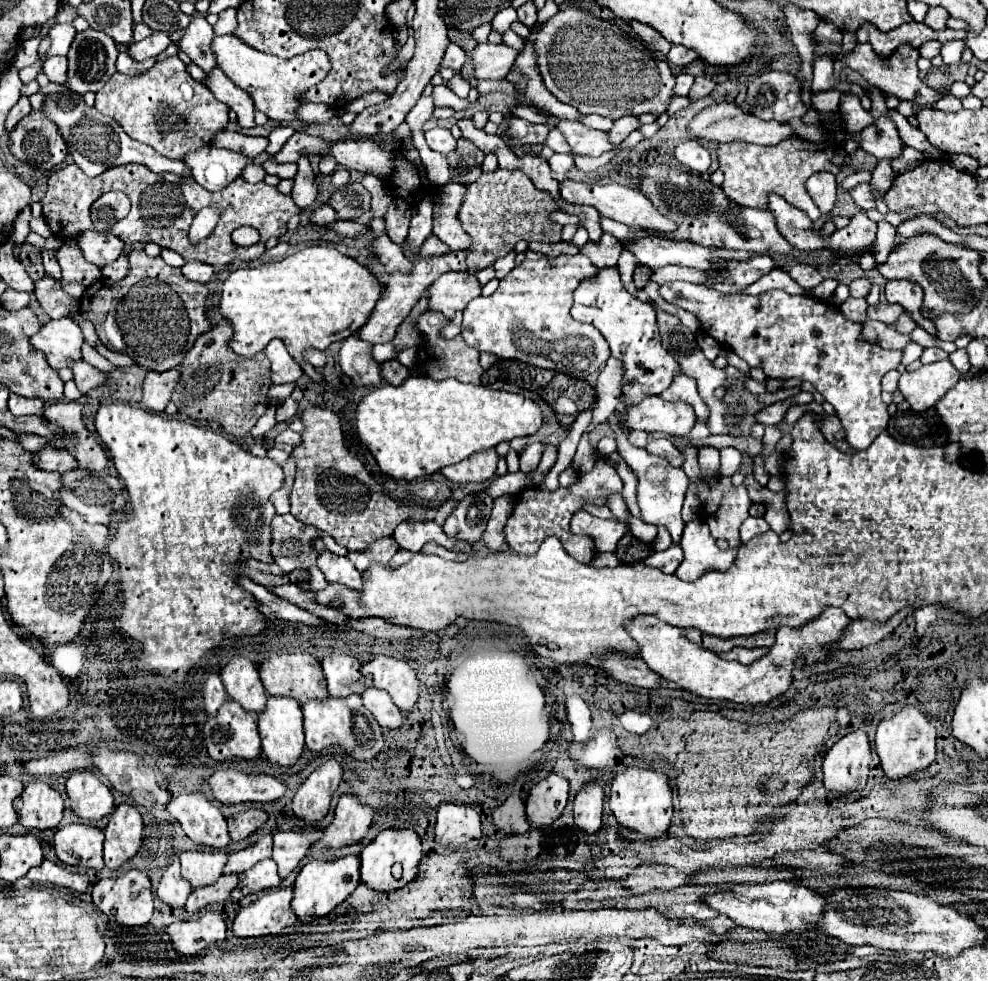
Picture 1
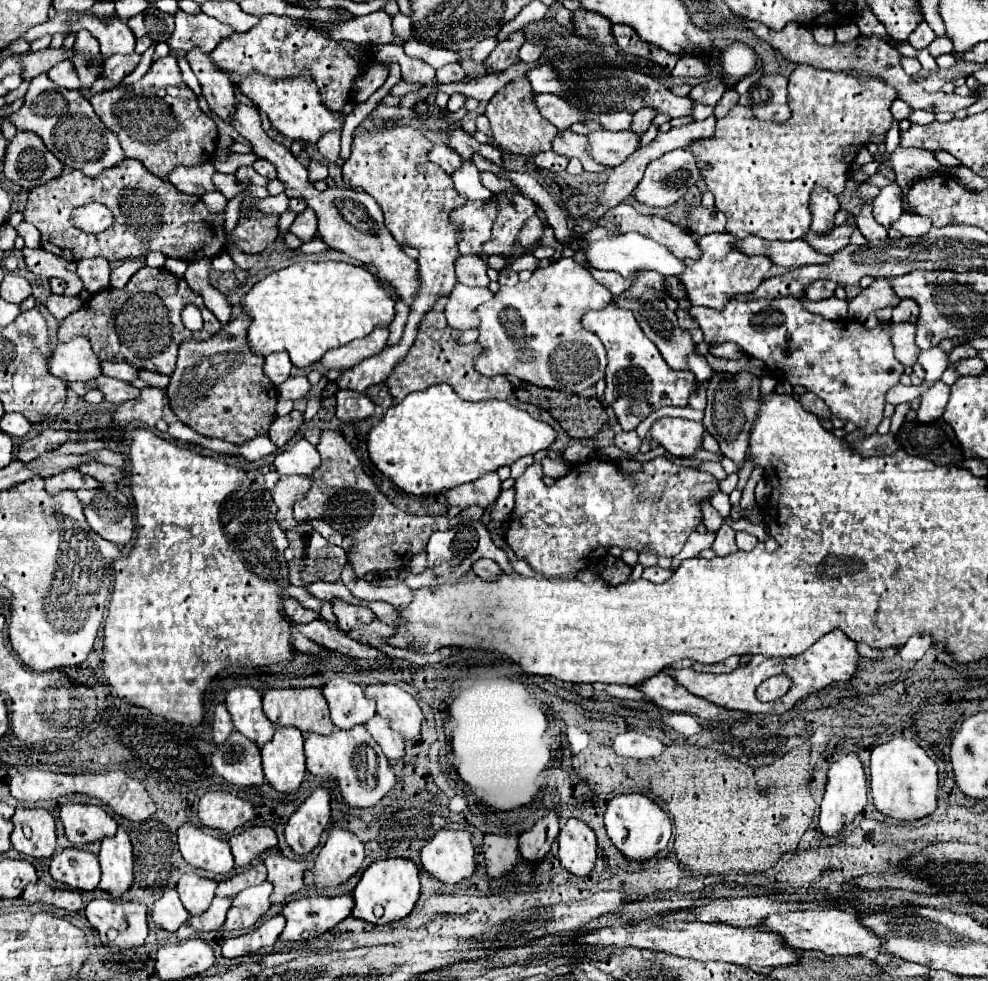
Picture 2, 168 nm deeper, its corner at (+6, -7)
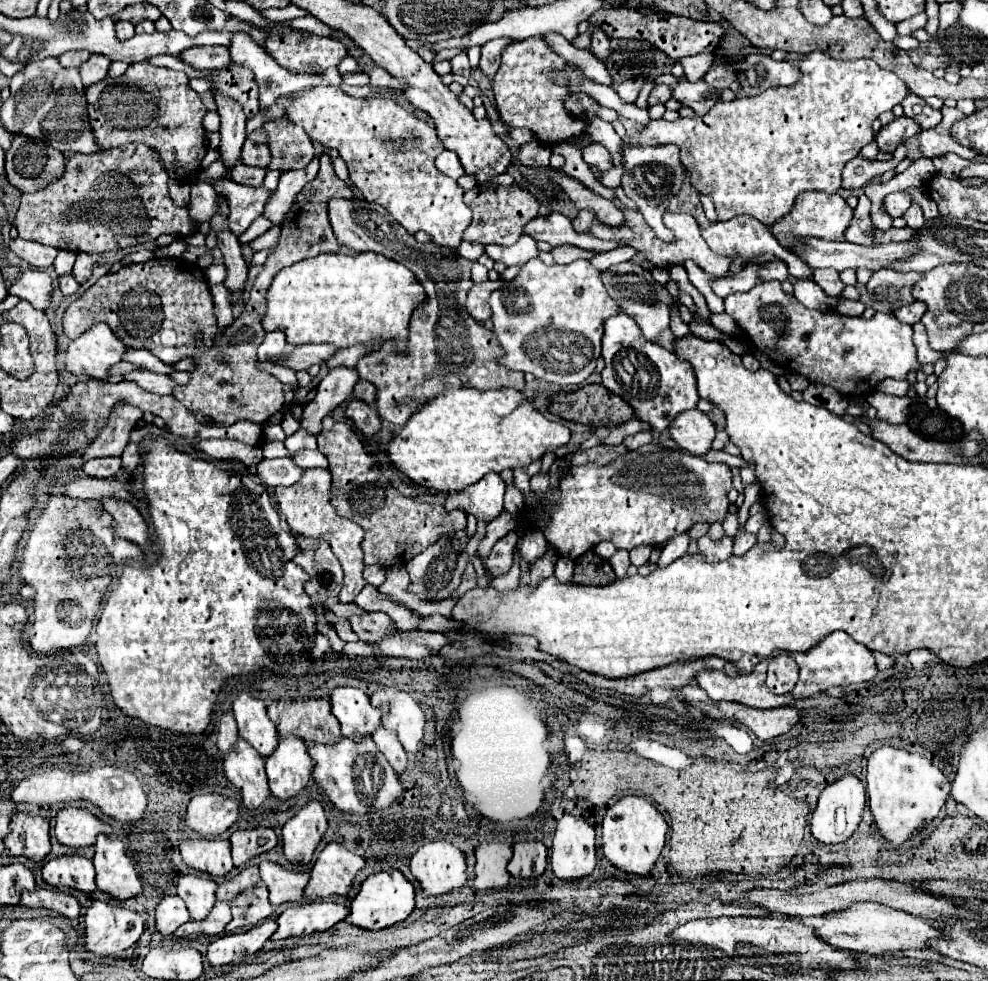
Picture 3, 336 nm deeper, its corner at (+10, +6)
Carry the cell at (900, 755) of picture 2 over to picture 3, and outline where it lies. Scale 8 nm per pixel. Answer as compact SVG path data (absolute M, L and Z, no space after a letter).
M881 746L871 754L867 762L865 790L877 832L893 848L901 848L915 832L923 830L933 818L937 818L951 792L951 782L925 756Z

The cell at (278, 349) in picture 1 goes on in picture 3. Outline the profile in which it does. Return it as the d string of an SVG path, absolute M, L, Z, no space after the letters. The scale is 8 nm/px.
M267 332L265 340L261 342L261 346L257 350L257 356L261 360L279 360L283 356L283 352L285 352L285 346L287 346L285 334L281 334L281 332Z

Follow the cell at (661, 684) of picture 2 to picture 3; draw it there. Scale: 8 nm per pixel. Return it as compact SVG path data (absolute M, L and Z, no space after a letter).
M685 686L685 690L681 688L681 696L689 706L703 710L713 720L731 720L747 726L759 740L771 740L787 734L801 720L801 708L797 706L757 710L737 702L715 702L699 686Z

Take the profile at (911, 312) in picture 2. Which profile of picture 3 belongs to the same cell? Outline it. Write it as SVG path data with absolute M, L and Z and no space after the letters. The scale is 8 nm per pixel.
M913 302L913 304L909 304L909 306L903 306L903 308L899 308L897 312L895 312L895 318L897 320L901 320L901 322L905 322L905 324L917 324L919 320L921 320L921 316L925 314L925 310L927 310L927 306L923 304L923 302Z

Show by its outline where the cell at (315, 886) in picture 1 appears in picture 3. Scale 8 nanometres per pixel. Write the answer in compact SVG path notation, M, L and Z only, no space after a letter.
M311 902L289 906L277 918L277 932L271 940L283 940L293 936L307 936L313 932L331 930L337 922L349 916L349 908L341 902Z

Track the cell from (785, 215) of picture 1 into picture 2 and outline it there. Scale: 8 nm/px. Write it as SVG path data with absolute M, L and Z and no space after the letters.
M839 225L839 227L833 227L833 231L825 233L825 235L813 235L811 231L807 231L803 235L803 239L817 251L817 253L823 253L823 255L833 255L835 251L843 249L847 243L849 243L849 235L851 235L853 227L849 225Z

